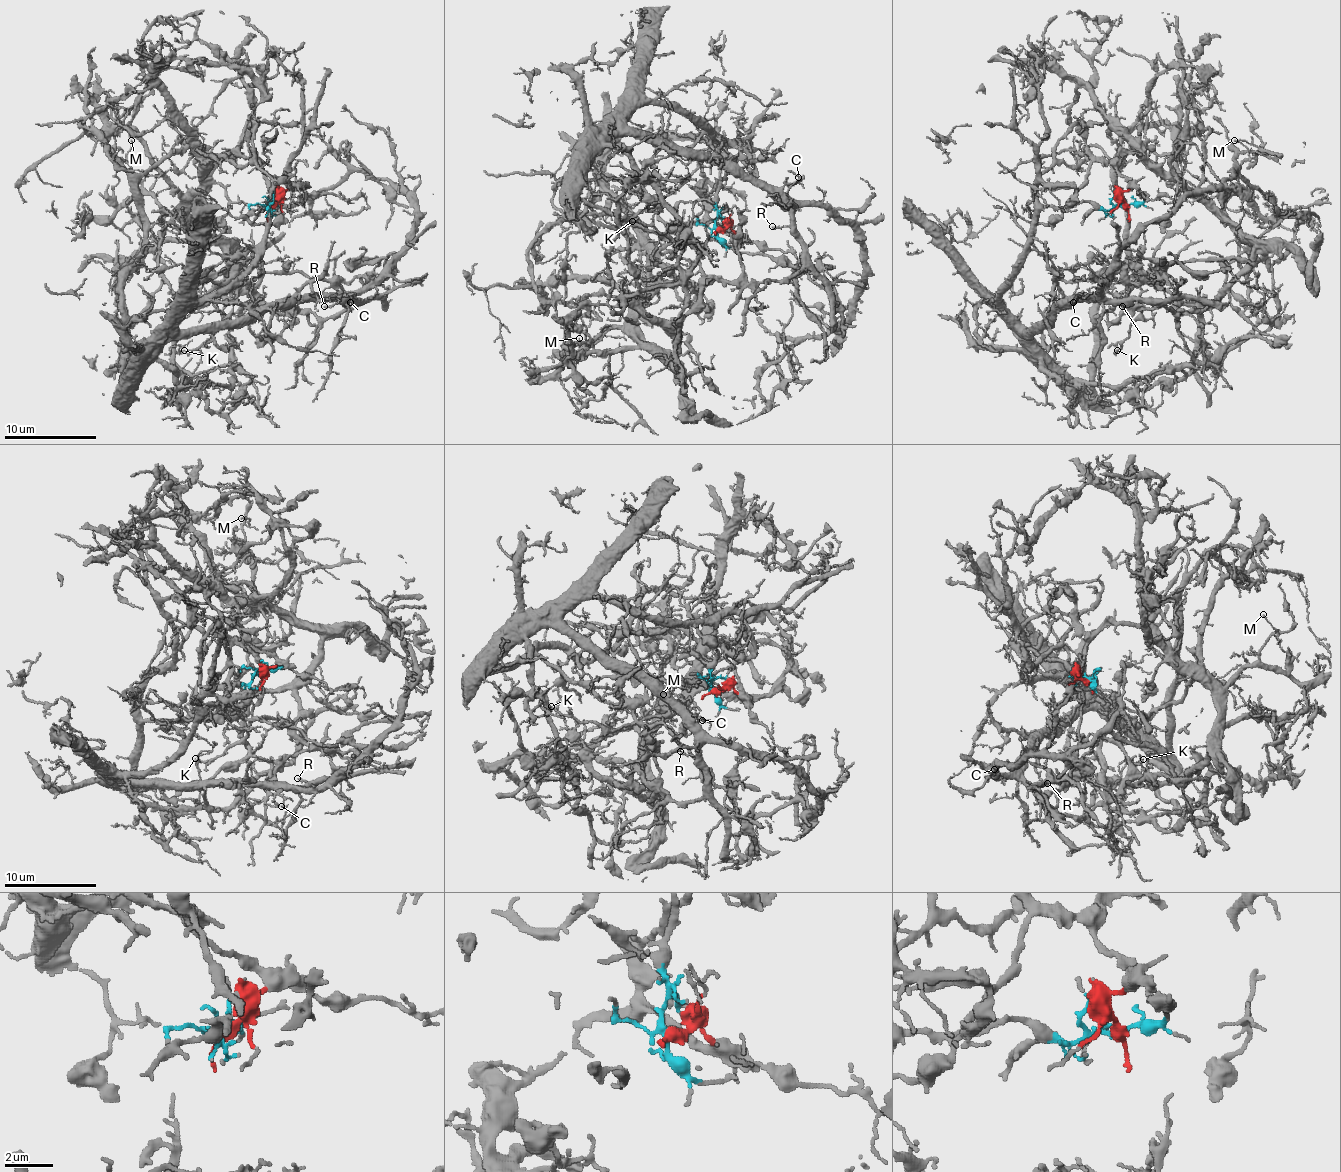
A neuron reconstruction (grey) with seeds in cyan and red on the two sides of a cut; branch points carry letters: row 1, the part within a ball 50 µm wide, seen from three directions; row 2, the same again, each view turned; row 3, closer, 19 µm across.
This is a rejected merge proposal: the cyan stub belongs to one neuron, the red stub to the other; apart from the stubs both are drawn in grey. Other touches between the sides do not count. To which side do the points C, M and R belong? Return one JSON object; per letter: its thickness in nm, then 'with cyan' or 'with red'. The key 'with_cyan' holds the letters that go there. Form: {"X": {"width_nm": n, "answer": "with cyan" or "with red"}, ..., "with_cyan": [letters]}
{"C": {"width_nm": 70, "answer": "with cyan"}, "M": {"width_nm": 90, "answer": "with red"}, "R": {"width_nm": 170, "answer": "with cyan"}, "with_cyan": ["C", "R"]}

